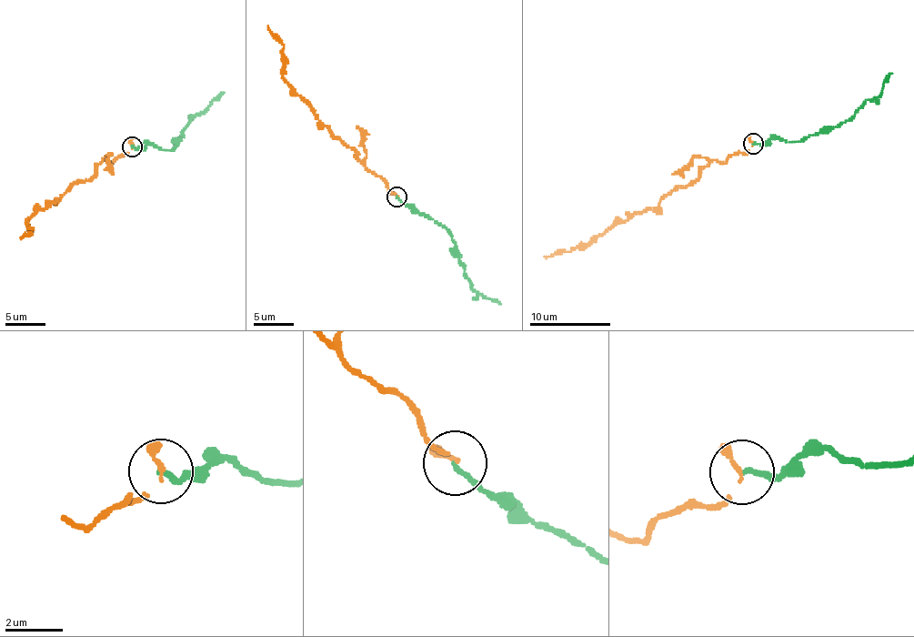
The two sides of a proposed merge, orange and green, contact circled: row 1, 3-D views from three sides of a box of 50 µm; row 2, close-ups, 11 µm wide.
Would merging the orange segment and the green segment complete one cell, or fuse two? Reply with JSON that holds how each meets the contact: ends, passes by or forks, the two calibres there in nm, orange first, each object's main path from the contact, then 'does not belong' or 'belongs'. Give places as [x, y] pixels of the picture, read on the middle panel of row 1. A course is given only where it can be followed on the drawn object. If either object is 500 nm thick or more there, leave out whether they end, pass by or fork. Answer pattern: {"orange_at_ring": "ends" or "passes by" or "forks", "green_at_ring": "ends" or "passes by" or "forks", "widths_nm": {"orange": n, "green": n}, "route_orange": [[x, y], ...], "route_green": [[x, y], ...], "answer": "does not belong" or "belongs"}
{"orange_at_ring": "ends", "green_at_ring": "ends", "widths_nm": {"orange": 170, "green": 160}, "route_orange": [[396, 196], [295, 96], [283, 75], [284, 46], [268, 25]], "route_green": [[396, 196], [404, 204], [412, 204], [420, 215], [426, 215], [448, 231], [473, 289], [500, 304]], "answer": "belongs"}

